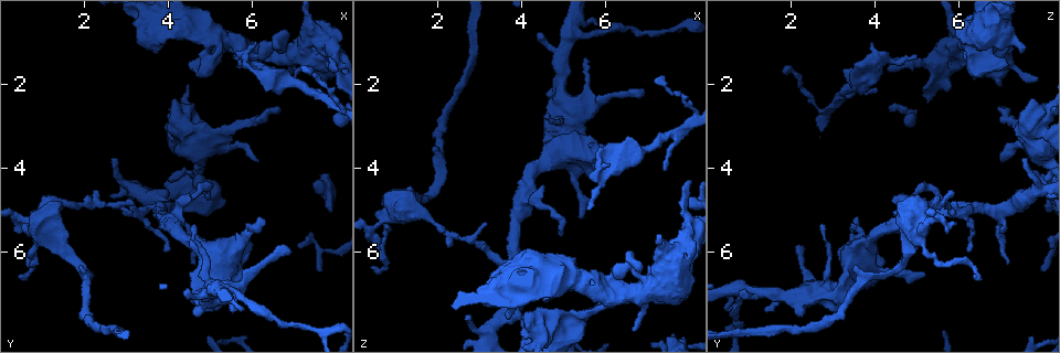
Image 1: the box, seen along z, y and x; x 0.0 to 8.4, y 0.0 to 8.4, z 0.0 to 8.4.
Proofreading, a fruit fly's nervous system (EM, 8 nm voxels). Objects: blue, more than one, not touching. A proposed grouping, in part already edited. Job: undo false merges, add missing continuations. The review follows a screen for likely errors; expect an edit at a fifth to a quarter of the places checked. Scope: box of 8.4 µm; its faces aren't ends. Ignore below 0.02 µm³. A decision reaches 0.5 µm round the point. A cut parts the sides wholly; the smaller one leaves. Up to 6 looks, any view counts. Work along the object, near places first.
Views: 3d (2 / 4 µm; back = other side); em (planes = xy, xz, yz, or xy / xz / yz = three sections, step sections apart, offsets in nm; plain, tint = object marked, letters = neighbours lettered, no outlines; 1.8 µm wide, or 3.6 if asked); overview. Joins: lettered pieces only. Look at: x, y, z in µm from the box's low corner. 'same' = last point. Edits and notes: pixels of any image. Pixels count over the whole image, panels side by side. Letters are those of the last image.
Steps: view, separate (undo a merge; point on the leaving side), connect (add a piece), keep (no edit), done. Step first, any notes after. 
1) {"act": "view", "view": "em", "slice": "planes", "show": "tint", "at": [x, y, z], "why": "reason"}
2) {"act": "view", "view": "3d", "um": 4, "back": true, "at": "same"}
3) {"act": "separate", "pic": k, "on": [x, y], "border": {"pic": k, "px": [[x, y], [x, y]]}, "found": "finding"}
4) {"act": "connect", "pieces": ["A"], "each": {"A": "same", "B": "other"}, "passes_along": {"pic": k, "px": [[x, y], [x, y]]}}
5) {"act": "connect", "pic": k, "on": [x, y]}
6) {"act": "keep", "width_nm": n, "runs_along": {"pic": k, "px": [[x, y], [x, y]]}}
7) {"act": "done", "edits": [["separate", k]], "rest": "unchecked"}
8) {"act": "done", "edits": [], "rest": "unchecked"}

{"act": "view", "view": "3d", "um": 2, "at": [6.65, 2.55, 7.00], "why": "tapers out"}

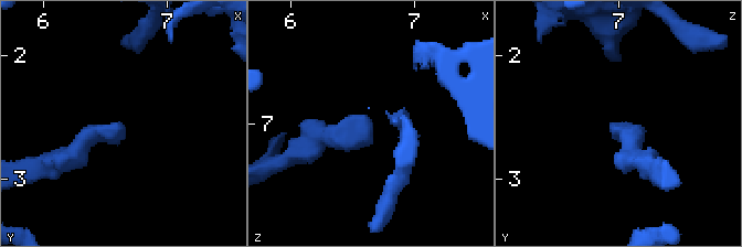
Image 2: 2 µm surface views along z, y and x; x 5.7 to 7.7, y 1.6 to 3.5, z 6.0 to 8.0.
{"act": "view", "view": "em", "slice": "planes", "show": "tint", "at": [6.64, 2.58, 7.00], "why": "now the EM"}

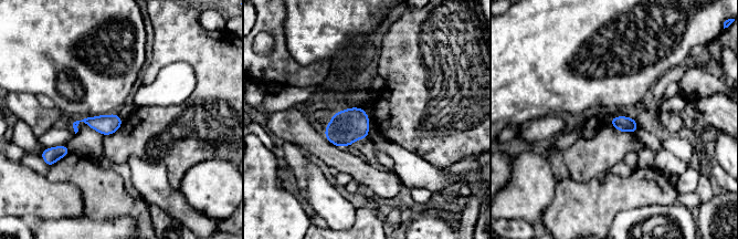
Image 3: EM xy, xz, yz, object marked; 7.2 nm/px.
{"act": "view", "view": "em", "slice": "planes", "show": "letters", "at": "same"}

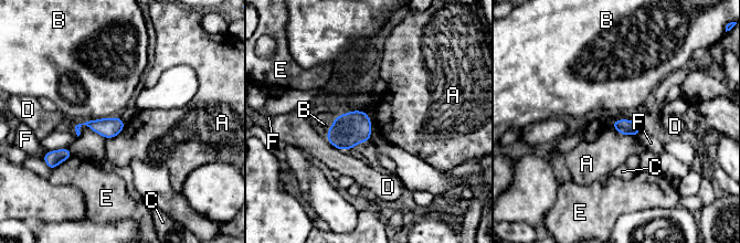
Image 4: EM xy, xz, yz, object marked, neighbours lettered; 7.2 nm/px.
{"act": "keep", "longest_contact_nm": ["B", 320], "each": {"A": "other", "B": "other", "C": "other", "D": "other", "E": "other", "F": "other"}, "border": {"pic": 4, "px": [[609, 124], [620, 134], [637, 137]]}, "found": "none of them fits"}

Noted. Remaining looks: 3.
{"act": "view", "view": "em", "slice": "planes", "show": "letters", "at": [3.85, 5.00, 6.15]}

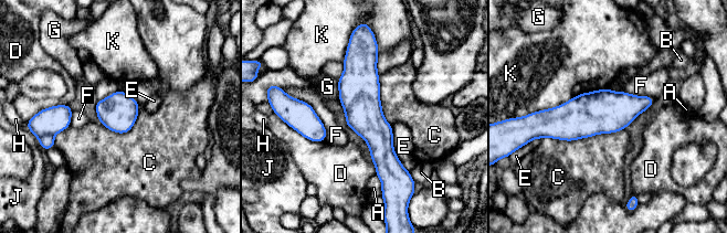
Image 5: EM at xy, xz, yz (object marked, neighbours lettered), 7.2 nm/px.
{"act": "separate", "pic": 5, "on": [46, 143], "width_nm": 280, "each": {"A": "other", "B": "other", "C": "other", "D": "other", "E": "other", "F": "other", "G": "other", "H": "other", "J": "other", "K": "other"}, "border": {"pic": 5, "px": [[43, 135], [53, 136]]}, "found": "a second cell is stuck on"}

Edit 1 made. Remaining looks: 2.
{"act": "done", "edits": [["separate", 5]], "rest": "unchecked"}

